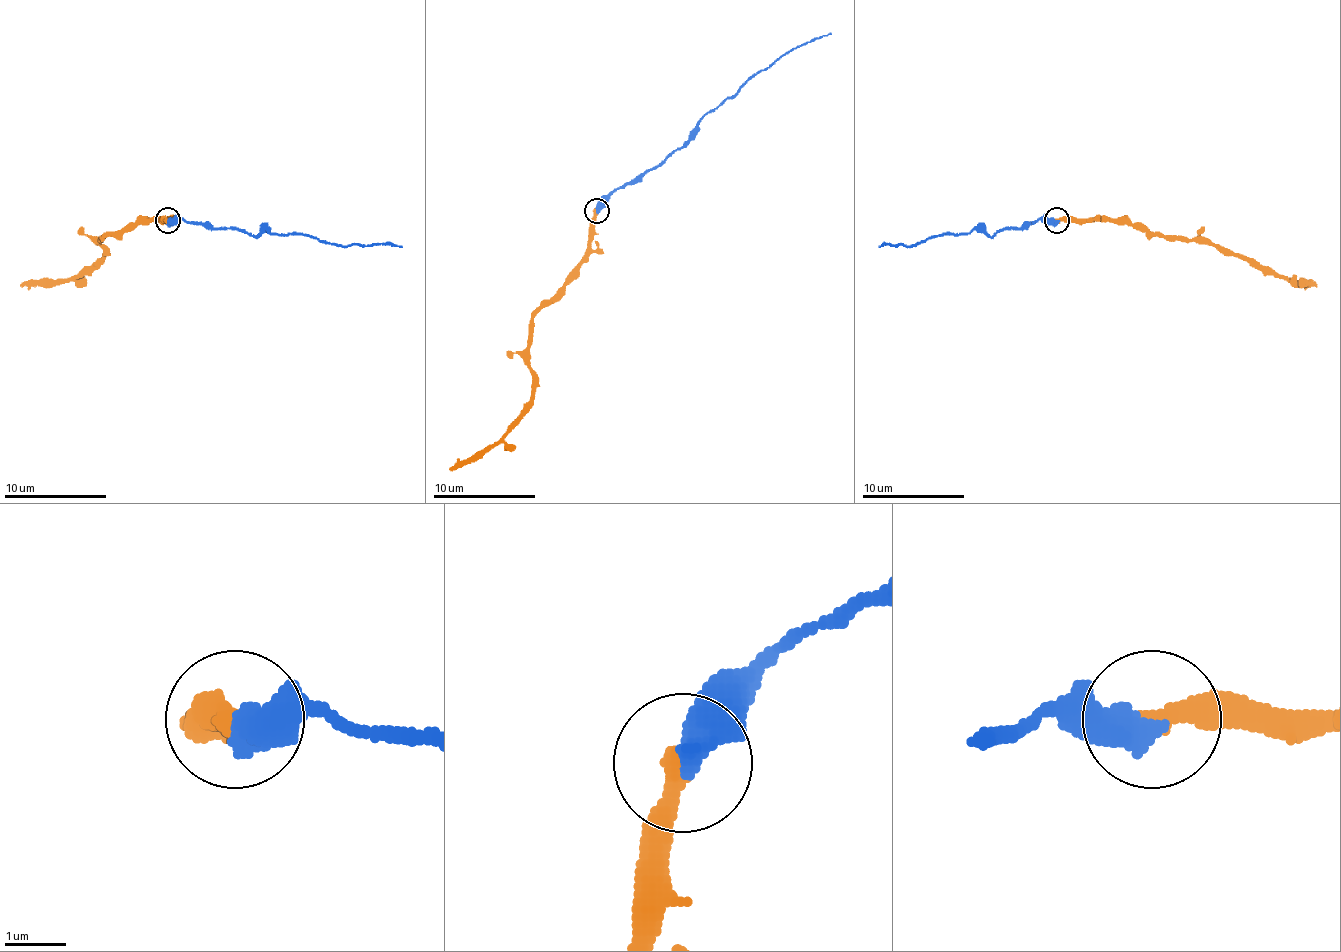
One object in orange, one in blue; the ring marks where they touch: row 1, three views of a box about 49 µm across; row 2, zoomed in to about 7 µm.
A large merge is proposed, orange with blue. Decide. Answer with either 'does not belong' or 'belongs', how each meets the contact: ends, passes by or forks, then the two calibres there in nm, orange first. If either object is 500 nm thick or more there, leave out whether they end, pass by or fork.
does not belong | 380/550 nm

